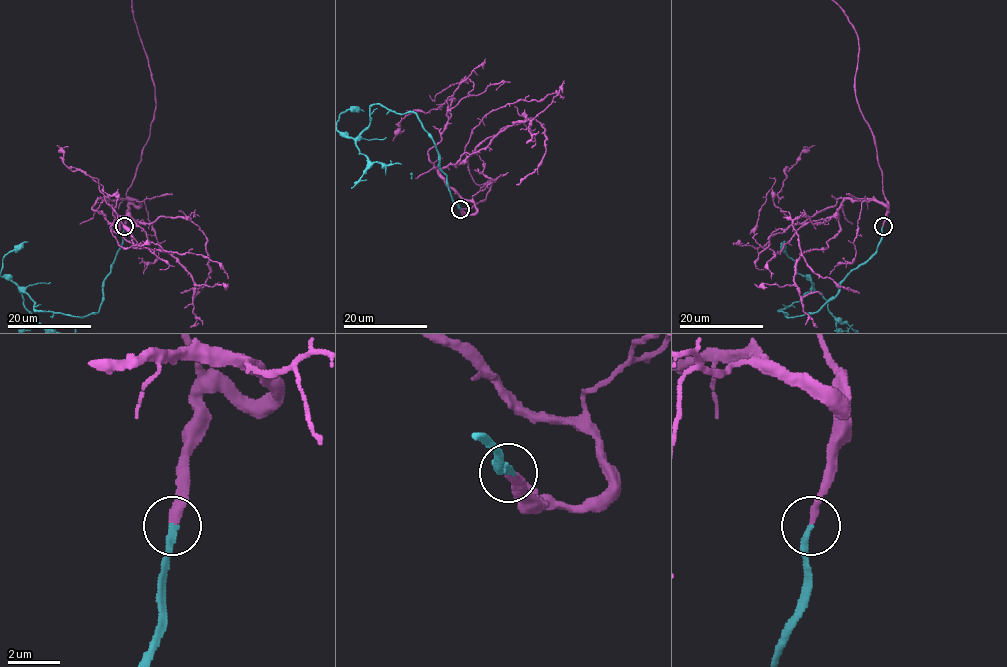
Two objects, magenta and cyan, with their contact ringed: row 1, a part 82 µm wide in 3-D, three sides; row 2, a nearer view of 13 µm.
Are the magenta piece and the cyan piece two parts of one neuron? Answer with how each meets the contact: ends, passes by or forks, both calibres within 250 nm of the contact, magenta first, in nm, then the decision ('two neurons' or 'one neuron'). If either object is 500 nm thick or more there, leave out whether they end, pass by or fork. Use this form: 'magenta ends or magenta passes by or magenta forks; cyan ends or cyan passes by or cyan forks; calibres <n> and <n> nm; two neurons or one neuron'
magenta ends; cyan ends; calibres 320 and 240 nm; one neuron

